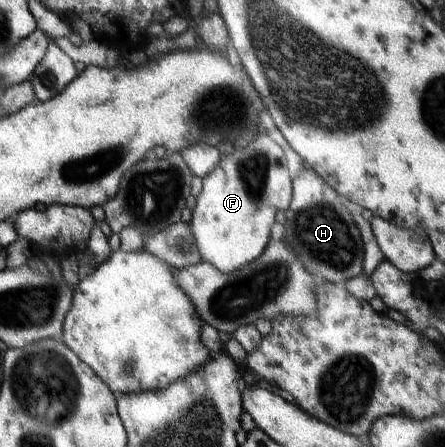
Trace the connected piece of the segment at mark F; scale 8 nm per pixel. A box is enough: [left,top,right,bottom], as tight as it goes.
[189,131,292,275]

